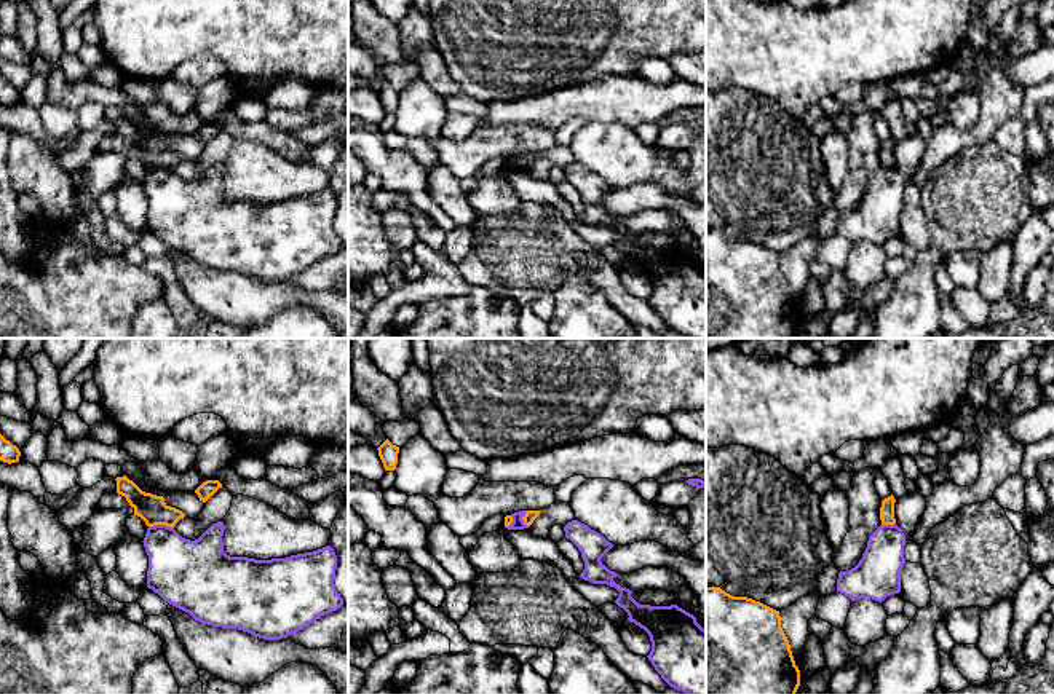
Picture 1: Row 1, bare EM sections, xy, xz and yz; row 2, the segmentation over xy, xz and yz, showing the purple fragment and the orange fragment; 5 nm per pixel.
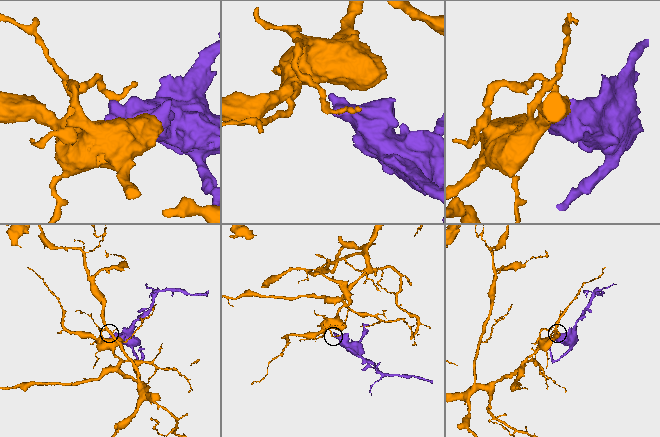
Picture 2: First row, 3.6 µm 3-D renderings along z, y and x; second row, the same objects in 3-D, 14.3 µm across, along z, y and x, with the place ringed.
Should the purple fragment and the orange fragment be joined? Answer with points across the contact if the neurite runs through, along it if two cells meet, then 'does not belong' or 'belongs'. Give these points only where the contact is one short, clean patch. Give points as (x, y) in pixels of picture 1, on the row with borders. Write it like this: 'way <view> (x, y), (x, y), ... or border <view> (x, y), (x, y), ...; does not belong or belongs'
border xy (149, 525), (170, 525), (173, 528); does not belong

